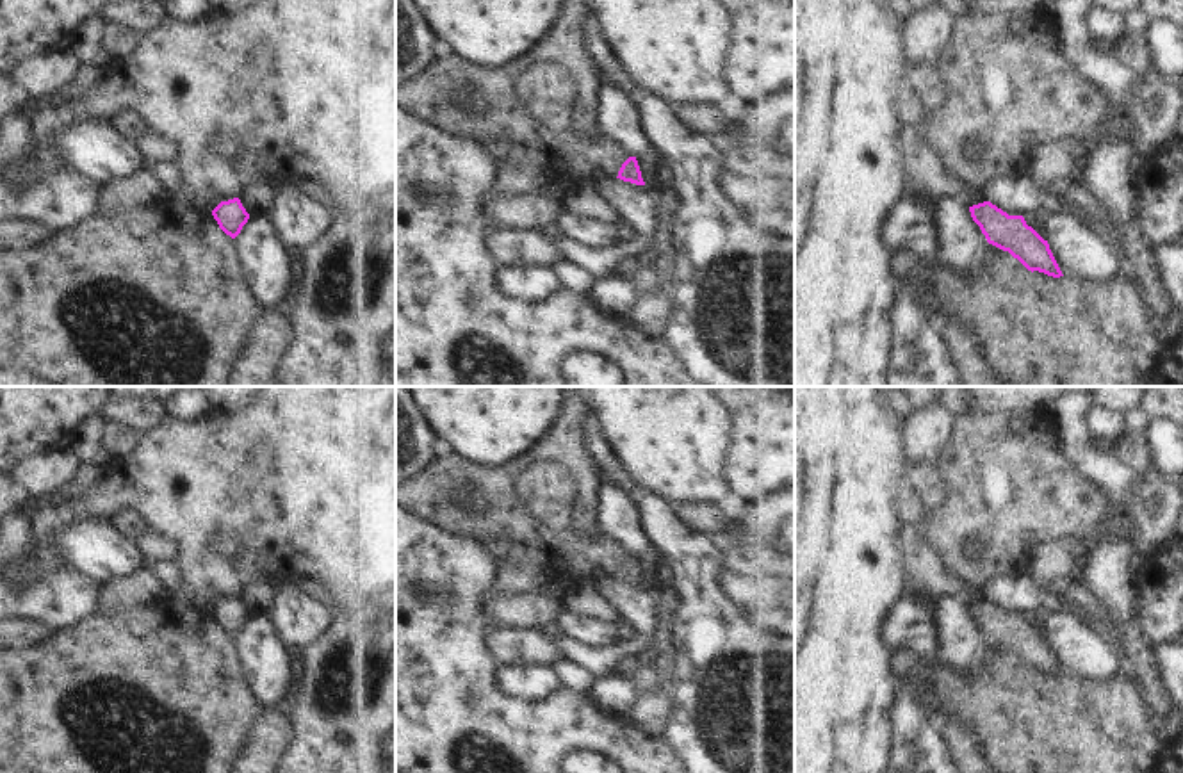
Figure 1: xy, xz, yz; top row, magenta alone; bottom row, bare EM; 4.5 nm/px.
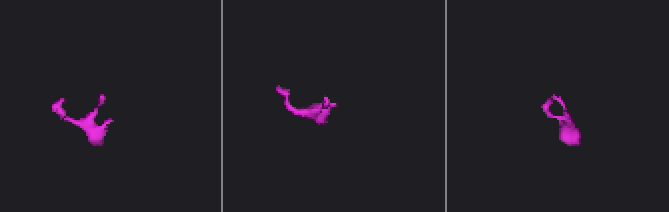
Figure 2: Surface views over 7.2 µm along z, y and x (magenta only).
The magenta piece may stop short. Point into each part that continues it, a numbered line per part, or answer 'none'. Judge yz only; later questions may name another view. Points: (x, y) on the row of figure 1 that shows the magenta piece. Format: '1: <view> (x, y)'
none

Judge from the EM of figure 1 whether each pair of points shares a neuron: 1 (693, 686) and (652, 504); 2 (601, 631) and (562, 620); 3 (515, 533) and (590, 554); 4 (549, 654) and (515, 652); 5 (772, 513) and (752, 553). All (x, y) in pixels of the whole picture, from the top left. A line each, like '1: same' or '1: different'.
1: same
2: same
3: different
4: same
5: same

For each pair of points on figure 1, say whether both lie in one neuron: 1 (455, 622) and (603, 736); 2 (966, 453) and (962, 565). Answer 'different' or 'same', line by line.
1: same
2: same

